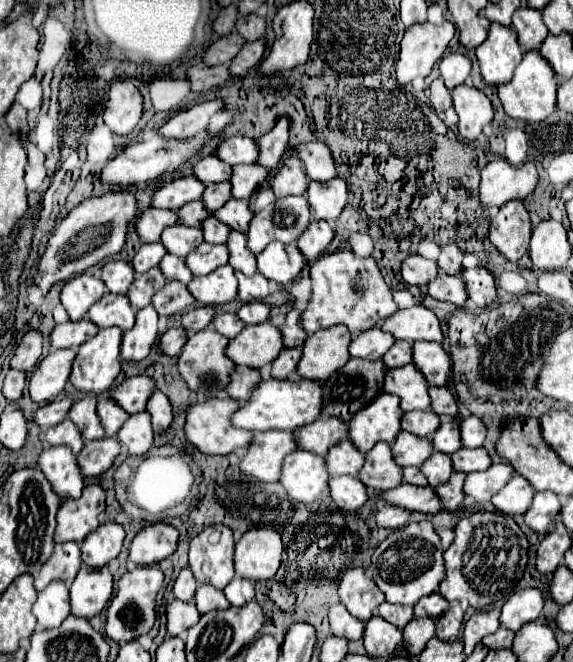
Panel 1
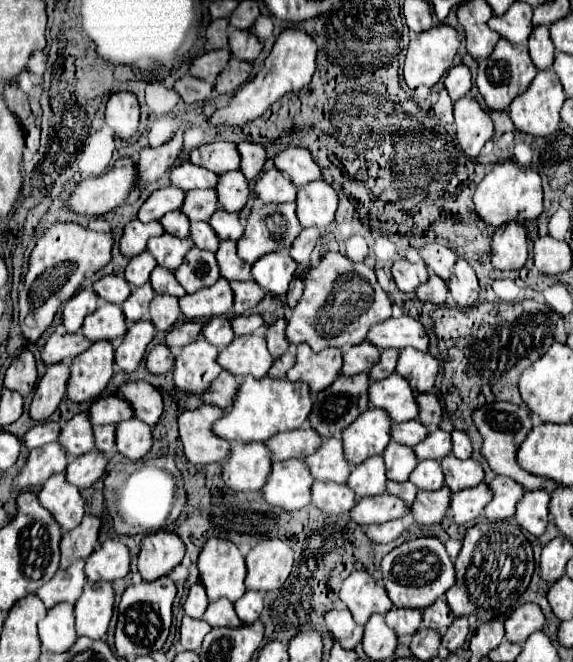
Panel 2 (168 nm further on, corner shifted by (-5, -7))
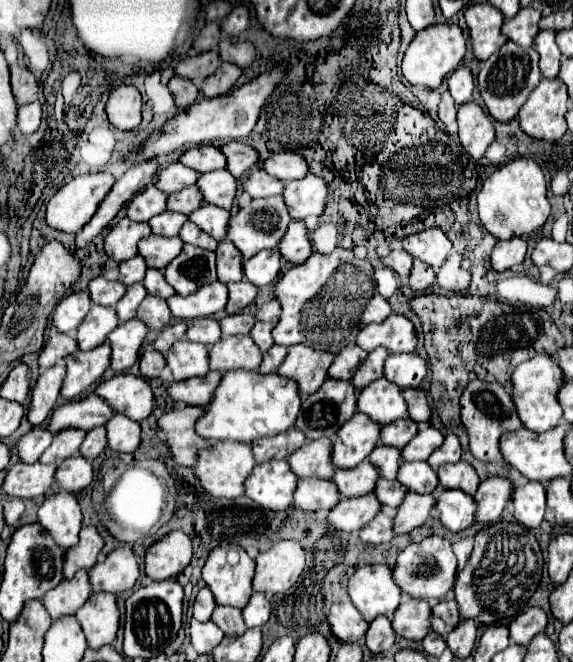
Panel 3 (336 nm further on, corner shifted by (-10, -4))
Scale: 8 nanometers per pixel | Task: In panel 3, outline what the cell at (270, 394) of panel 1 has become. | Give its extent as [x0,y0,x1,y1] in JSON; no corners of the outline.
[196,371,302,443]

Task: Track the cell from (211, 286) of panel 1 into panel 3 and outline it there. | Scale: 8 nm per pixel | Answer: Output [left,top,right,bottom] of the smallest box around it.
[168,281,228,321]

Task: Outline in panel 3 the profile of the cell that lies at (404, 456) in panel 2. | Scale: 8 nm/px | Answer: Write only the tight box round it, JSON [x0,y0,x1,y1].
[370,445,402,479]

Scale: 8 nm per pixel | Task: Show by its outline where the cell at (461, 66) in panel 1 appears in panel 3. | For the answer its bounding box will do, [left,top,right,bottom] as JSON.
[448,65,474,105]

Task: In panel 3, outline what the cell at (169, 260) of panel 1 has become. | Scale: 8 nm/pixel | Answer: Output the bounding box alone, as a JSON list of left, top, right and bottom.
[144,269,176,299]

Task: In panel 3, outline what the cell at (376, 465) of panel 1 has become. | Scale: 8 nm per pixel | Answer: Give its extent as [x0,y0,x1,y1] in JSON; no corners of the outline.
[334,459,378,497]

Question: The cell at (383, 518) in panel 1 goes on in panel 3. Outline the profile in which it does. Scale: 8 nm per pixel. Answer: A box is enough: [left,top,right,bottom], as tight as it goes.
[360,505,397,545]

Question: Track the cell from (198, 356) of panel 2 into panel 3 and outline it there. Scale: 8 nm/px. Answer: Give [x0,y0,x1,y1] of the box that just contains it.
[166,341,210,381]

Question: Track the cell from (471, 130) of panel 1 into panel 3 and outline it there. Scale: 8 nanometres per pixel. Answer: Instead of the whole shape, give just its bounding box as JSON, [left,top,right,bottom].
[458,101,494,161]

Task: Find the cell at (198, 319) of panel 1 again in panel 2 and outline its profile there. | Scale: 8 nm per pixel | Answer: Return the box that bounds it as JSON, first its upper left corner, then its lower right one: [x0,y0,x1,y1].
[165,322,201,348]

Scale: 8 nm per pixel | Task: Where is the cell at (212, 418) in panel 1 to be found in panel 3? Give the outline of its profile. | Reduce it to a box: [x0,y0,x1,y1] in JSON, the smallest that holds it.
[158,407,208,467]

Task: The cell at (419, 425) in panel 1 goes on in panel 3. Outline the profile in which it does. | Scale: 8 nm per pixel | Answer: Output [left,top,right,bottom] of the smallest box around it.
[380,417,418,449]

